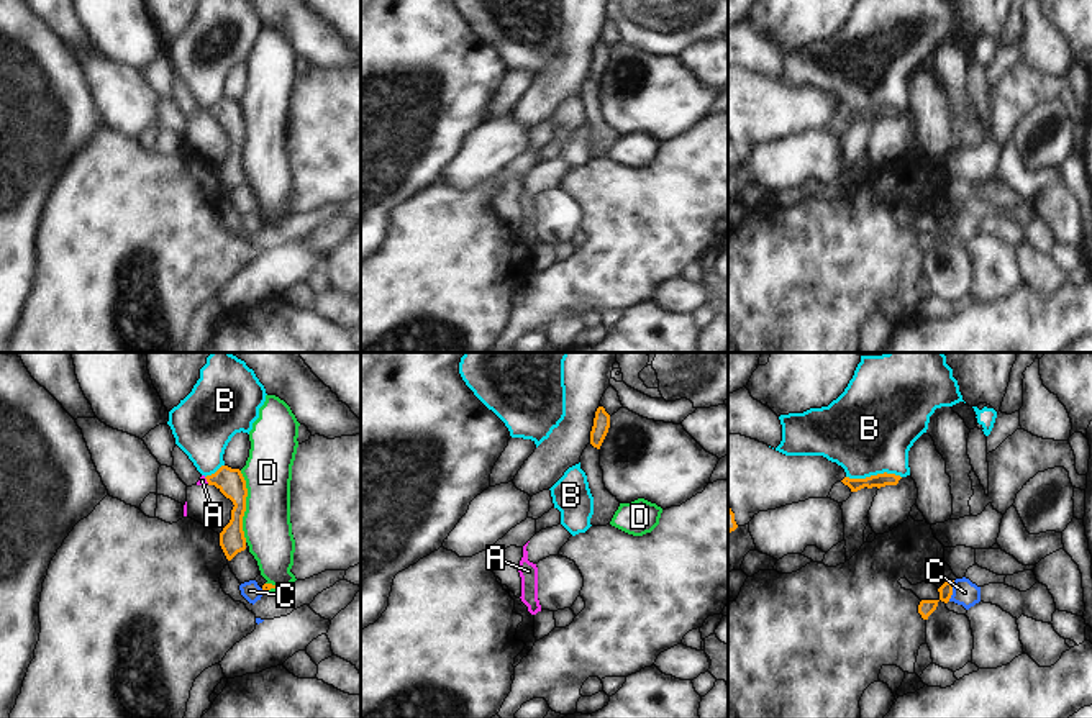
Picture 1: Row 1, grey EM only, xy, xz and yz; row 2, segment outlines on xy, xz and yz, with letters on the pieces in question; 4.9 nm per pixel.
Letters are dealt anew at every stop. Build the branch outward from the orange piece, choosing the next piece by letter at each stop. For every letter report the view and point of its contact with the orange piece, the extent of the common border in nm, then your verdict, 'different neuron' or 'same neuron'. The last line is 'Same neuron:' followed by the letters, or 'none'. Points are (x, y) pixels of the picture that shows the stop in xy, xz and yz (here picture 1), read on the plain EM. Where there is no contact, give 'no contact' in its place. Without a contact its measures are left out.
A: contact xy (207, 113); length 40 nm; different neuron
B: contact yz (873, 109); length 280 nm; different neuron
C: contact yz (951, 223); length 110 nm; different neuron
D: contact xy (245, 140); length 360 nm; different neuron
Same neuron: none

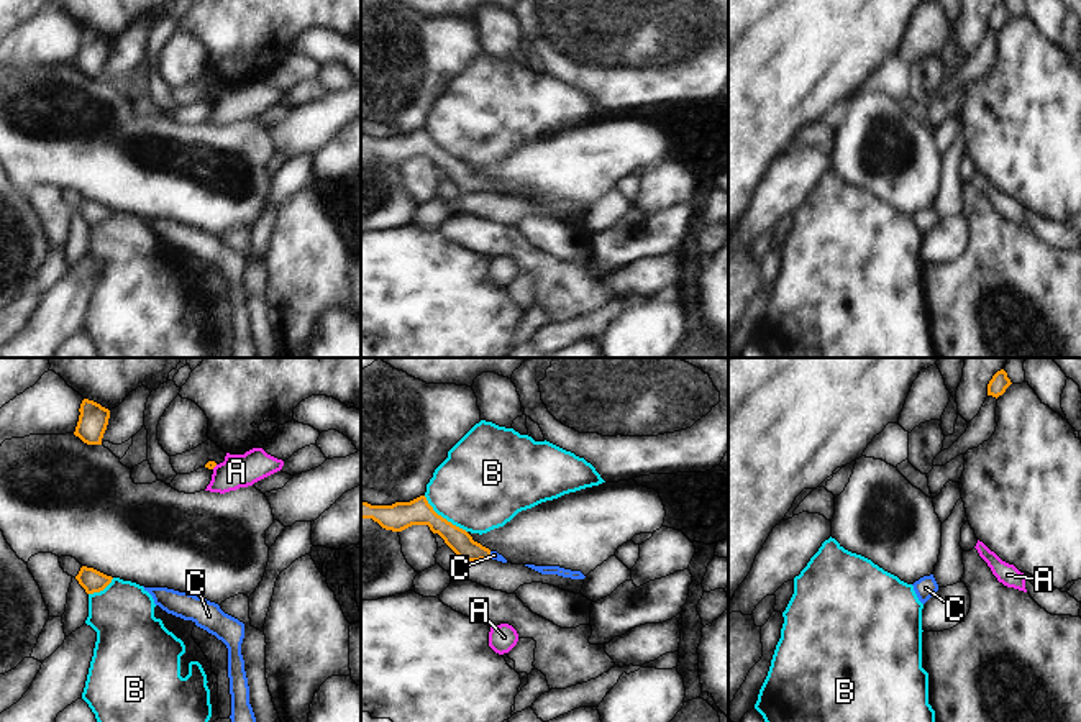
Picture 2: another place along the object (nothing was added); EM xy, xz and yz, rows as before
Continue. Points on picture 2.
A: contact xy (214, 99); length 40 nm; different neuron
B: contact xz (442, 150); length 280 nm; different neuron
C: contact xz (489, 187); length 40 nm; same neuron
Same neuron: C

